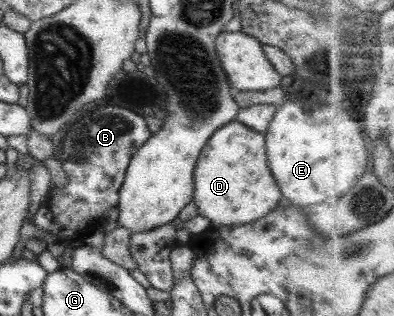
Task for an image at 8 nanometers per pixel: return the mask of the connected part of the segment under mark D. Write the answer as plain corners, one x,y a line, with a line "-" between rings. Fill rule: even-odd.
233,120
216,129
202,147
194,166
194,189
191,201
196,205
197,214
208,219
209,227
239,226
256,221
270,213
280,201
278,187
268,171
264,142
263,133
252,131
242,123

